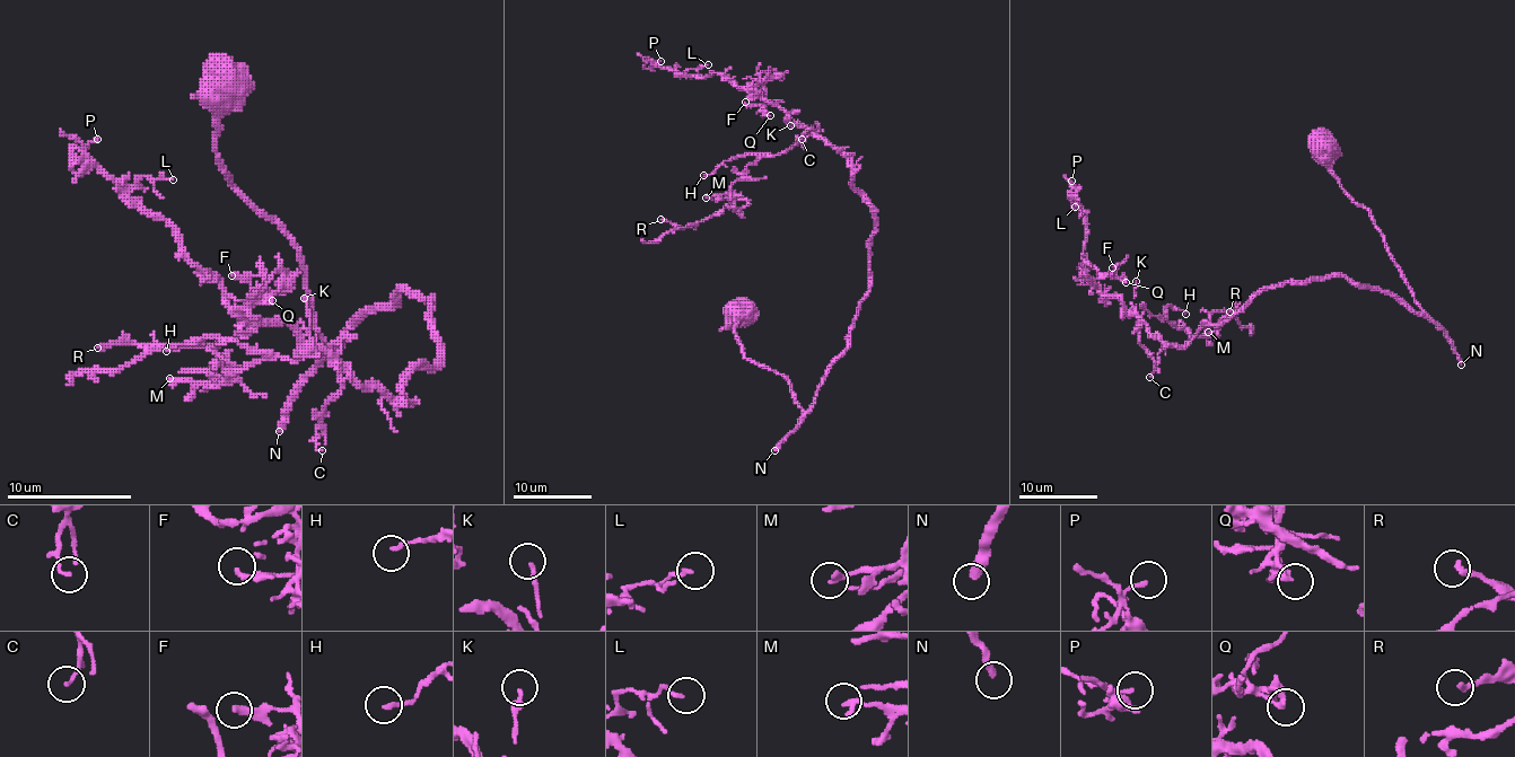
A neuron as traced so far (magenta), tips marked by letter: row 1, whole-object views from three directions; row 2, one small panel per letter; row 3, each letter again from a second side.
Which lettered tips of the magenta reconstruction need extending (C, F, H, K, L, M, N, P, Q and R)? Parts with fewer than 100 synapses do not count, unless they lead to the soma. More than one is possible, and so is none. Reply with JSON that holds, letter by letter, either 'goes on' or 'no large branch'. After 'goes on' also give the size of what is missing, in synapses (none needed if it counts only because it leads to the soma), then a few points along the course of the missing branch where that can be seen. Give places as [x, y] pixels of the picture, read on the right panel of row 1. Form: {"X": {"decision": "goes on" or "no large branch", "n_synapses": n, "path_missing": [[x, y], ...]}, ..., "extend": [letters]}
{"C": {"decision": "no large branch"}, "F": {"decision": "no large branch"}, "H": {"decision": "no large branch"}, "K": {"decision": "no large branch"}, "L": {"decision": "no large branch"}, "M": {"decision": "no large branch"}, "N": {"decision": "goes on", "n_synapses": 700}, "P": {"decision": "no large branch"}, "Q": {"decision": "no large branch"}, "R": {"decision": "no large branch"}, "extend": ["N"]}

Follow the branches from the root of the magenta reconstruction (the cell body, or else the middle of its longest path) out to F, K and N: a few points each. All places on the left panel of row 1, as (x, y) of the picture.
F: (222, 88), (216, 164), (313, 328), (410, 291), (438, 360), (391, 401), (231, 275)
K: (222, 88), (216, 164), (313, 328), (410, 291), (438, 360), (362, 388), (304, 298)
N: (222, 88), (216, 164), (279, 226), (297, 251), (316, 335), (325, 351), (325, 357), (304, 378), (279, 431)

